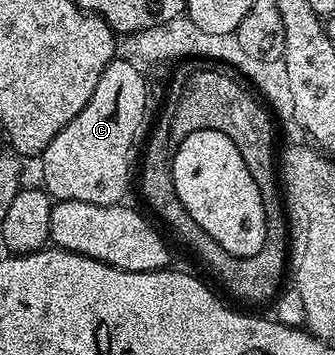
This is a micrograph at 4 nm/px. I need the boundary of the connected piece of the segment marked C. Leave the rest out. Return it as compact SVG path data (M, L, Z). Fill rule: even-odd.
M115 59L99 75L99 83L91 99L87 99L87 107L47 143L47 147L39 154L41 161L41 181L46 193L54 202L78 201L79 203L95 203L96 205L115 205L122 200L125 188L129 185L129 156L133 153L133 144L137 141L137 132L141 124L147 120L145 99L147 96L147 77L140 73L138 66L132 61Z

